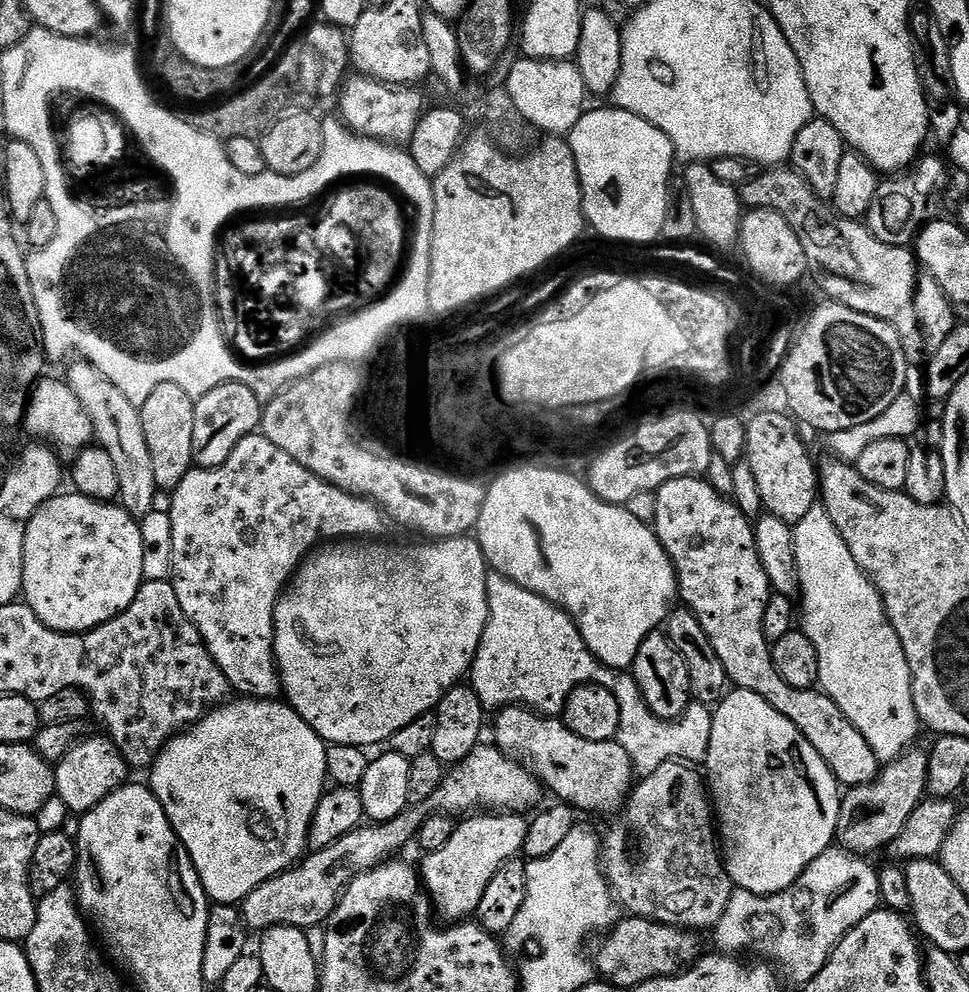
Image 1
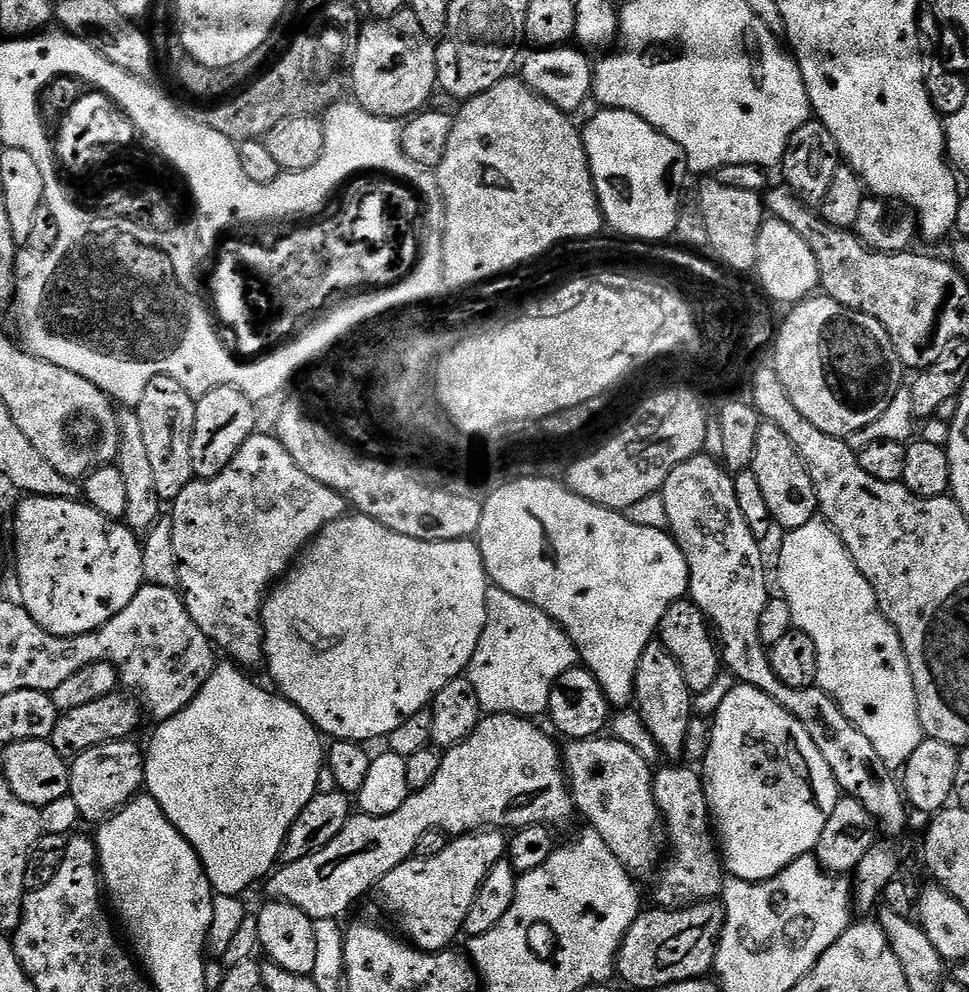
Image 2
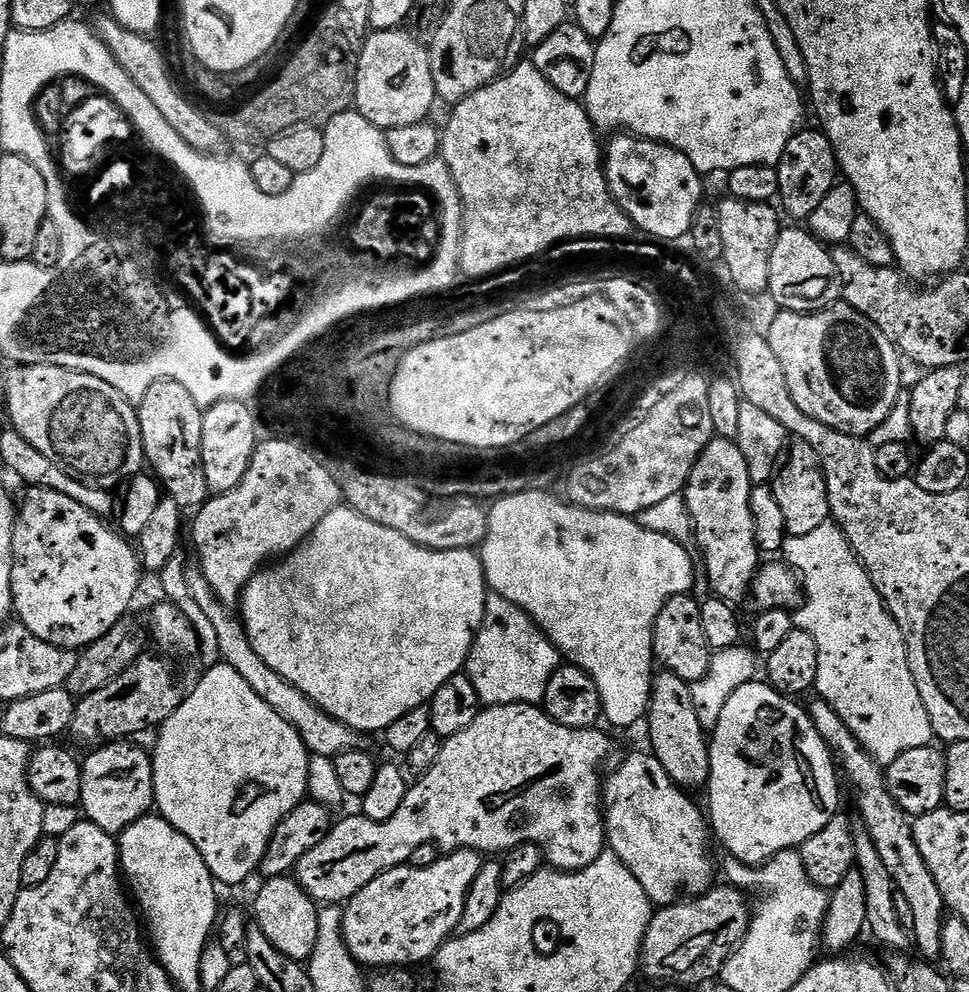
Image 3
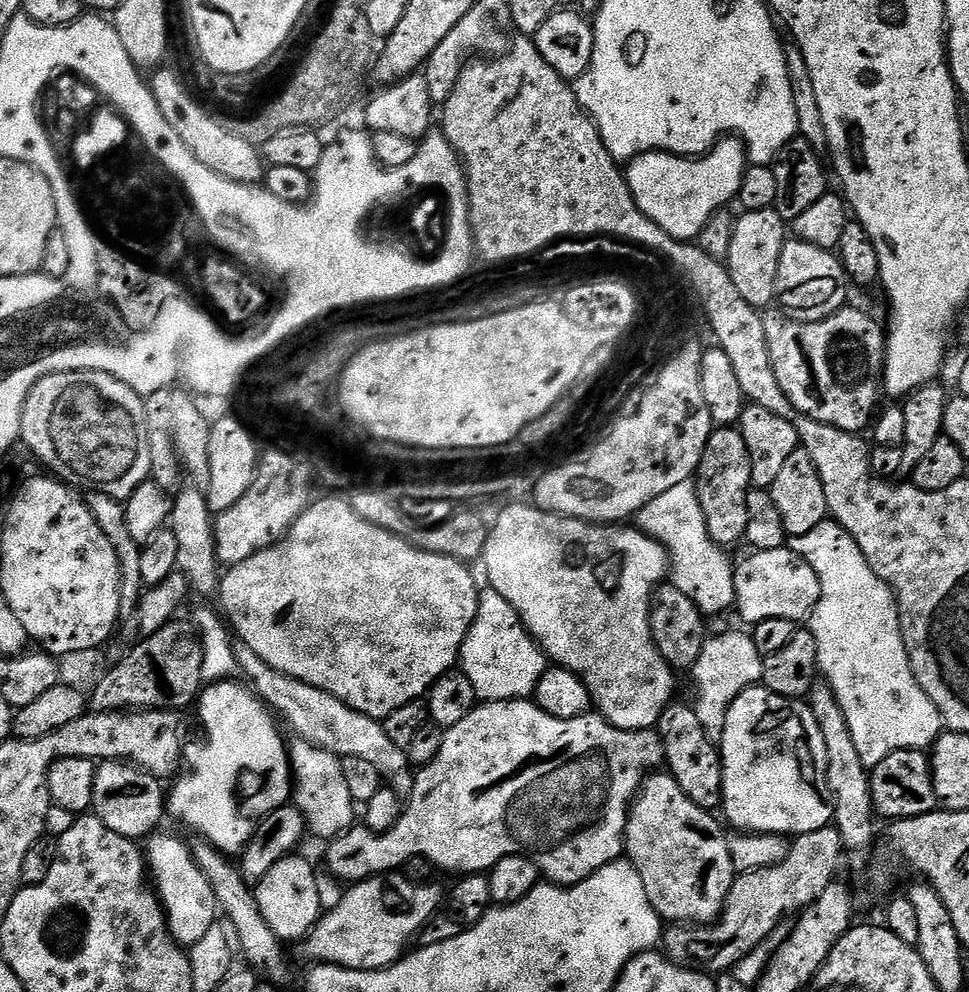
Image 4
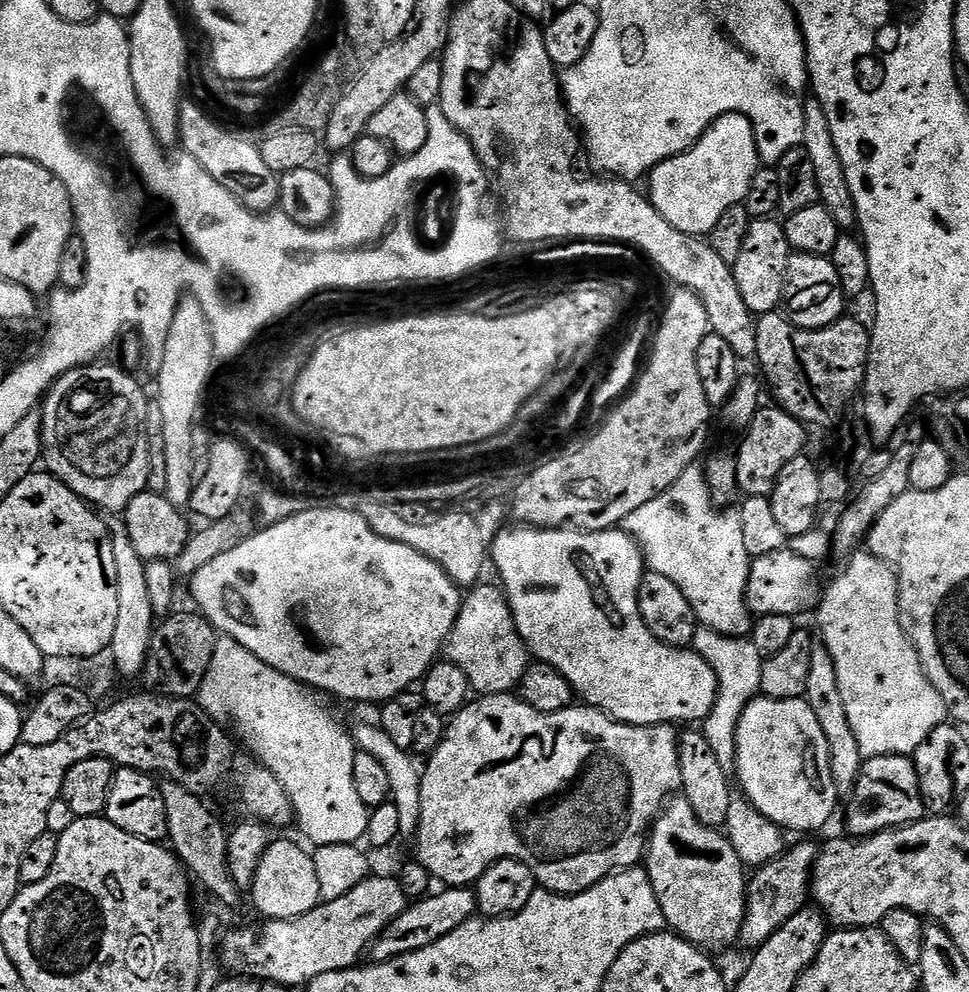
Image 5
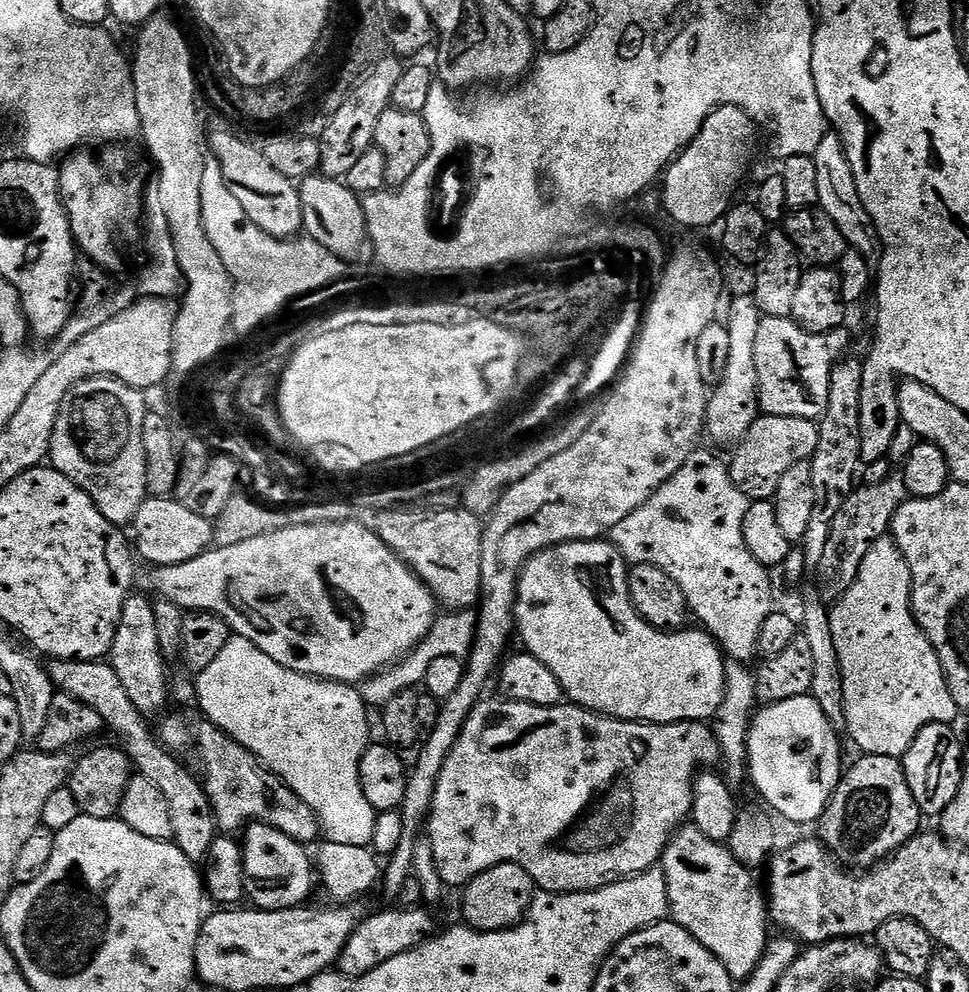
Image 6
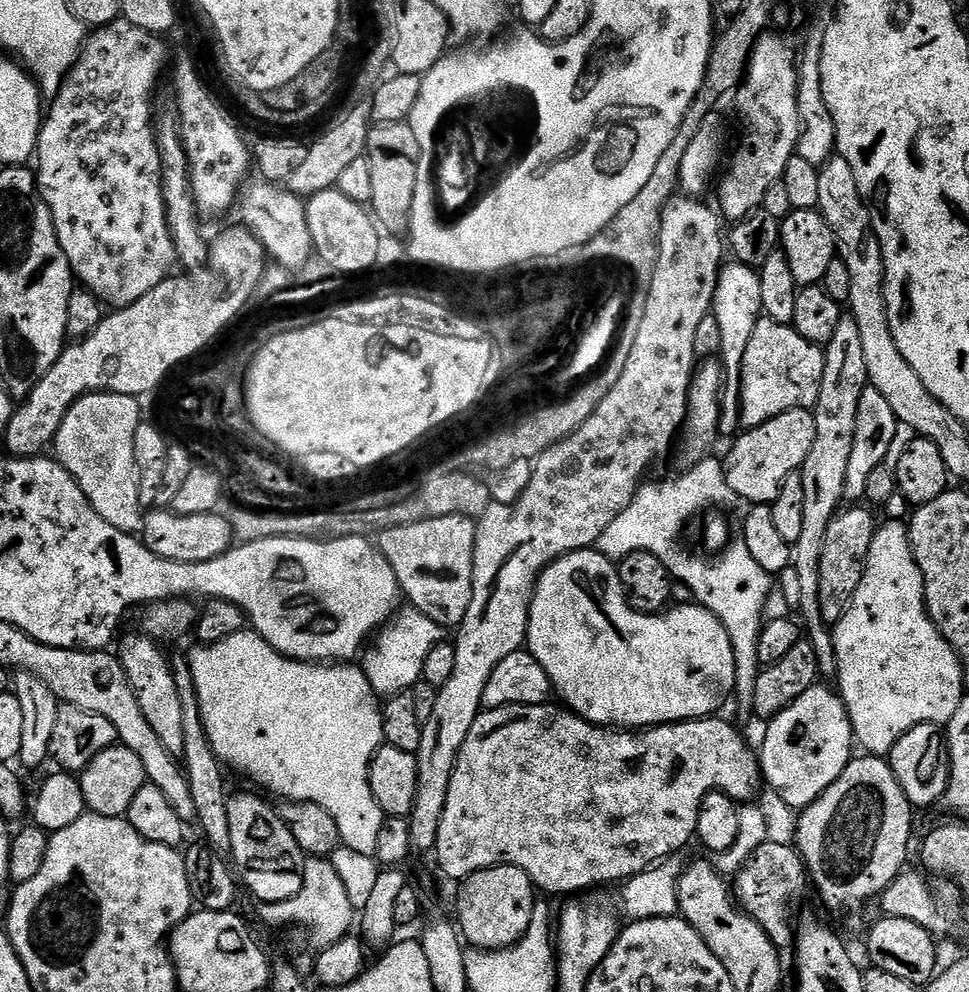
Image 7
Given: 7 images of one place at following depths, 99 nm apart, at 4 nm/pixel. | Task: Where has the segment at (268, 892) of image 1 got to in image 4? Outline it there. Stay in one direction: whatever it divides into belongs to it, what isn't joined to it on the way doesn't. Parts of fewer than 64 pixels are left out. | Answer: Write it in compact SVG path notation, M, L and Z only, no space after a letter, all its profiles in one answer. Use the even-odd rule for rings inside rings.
M531 699L522 700L490 700L477 703L475 710L466 714L458 726L447 729L442 738L442 750L424 768L415 773L413 790L403 805L398 822L385 832L371 832L367 826L353 826L347 832L337 836L327 845L328 868L340 880L359 882L371 876L383 876L403 869L410 858L421 856L432 863L433 869L444 872L460 872L459 874L484 874L495 864L502 862L507 856L528 856L536 863L536 869L549 884L571 886L590 878L602 866L621 859L625 855L624 831L628 825L628 810L649 774L655 773L664 764L664 743L660 741L659 731L643 728L637 732L615 728L599 714L585 714L578 718L550 718L550 714L536 705Z

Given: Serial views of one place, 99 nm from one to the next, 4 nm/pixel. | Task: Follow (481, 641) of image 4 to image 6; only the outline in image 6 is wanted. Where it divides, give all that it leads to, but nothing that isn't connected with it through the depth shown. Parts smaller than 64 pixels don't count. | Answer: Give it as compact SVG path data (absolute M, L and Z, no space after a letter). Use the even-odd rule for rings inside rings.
M452 610L444 615L433 622L427 638L409 656L405 656L397 664L393 664L391 668L385 668L383 672L376 673L375 676L359 685L360 697L369 709L379 710L386 706L386 702L391 702L394 699L394 694L419 689L426 678L426 669L438 658L449 656L464 660L472 651L472 644L476 640L477 613L472 610Z

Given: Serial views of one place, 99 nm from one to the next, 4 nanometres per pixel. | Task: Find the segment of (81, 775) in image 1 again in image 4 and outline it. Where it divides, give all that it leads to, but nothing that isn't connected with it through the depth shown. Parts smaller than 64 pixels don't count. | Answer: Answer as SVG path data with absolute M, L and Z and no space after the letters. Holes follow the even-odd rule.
M105 760L96 769L91 811L110 830L114 830L114 834L140 842L151 837L159 829L156 827L160 819L166 816L166 788L155 776L143 772L134 764Z

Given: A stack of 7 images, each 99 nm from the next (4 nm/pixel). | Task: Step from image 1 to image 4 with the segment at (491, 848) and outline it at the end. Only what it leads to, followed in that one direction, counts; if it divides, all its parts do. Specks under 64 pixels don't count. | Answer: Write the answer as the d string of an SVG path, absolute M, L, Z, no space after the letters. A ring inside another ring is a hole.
M403 874L371 876L368 880L353 883L349 888L352 889L329 912L327 909L304 937L302 941L304 956L312 960L308 962L337 964L350 970L366 970L367 972L389 968L390 965L397 964L409 951L408 943L411 940L415 941L429 921L441 911L440 903L444 900L444 892L436 885L436 882L415 884L406 879Z

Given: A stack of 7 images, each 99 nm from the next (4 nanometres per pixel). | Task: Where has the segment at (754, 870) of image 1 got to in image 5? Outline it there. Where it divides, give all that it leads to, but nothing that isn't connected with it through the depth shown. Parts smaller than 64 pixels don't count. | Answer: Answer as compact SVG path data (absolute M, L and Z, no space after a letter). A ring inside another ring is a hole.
M757 698L746 706L742 722L738 722L735 779L740 780L739 791L758 811L789 833L816 832L835 814L838 793L832 783L826 734L822 734L822 726L818 726L818 718L814 718L807 700Z

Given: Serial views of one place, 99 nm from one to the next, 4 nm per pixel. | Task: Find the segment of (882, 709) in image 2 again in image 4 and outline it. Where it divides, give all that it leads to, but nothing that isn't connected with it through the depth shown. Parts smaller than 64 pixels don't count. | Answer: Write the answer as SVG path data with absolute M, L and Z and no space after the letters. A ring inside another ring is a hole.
M831 518L823 520L818 526L814 526L814 530L810 530L810 534L791 537L790 547L813 567L814 574L820 580L821 596L818 598L817 606L811 612L810 617L810 630L814 634L814 642L818 646L818 672L835 694L838 706L842 706L846 726L850 726L850 738L854 738L854 746L858 749L858 758L862 758L865 768L871 770L879 766L886 758L890 758L890 754L895 752L931 749L940 737L942 721L934 702L930 702L930 698L924 693L922 686L918 686L918 682L912 673L912 667L908 661L908 651L900 633L900 609L896 607L896 593L889 588L886 582L882 582L882 578L878 578L878 574L874 574L874 570L870 570L868 559L864 557L862 550L858 550L858 542L854 542L854 538L850 538L850 534L844 527Z

